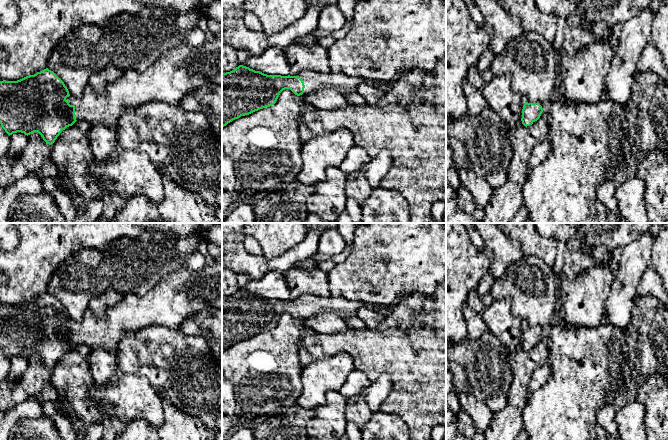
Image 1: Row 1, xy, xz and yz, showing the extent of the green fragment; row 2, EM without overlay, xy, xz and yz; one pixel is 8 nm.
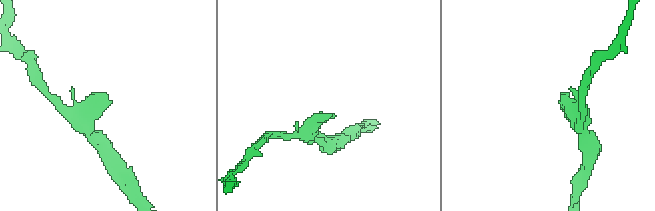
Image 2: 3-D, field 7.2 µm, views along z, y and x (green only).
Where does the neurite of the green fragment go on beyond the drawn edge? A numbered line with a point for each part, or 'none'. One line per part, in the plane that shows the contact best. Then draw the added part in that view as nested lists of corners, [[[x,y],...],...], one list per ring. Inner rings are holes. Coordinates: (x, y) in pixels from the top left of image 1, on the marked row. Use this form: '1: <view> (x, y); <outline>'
1: xz (313, 80); [[[304,70],[298,75],[304,82],[304,93],[313,92],[319,89],[332,88],[340,92],[353,91],[362,83],[377,87],[379,90],[388,91],[394,82],[376,83],[362,77],[351,77],[343,73],[320,73]]]

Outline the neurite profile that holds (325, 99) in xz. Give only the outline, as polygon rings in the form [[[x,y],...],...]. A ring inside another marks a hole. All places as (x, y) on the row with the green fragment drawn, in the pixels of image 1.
[[[332,88],[303,93],[298,99],[305,107],[321,110],[345,108],[349,105],[342,92]]]

